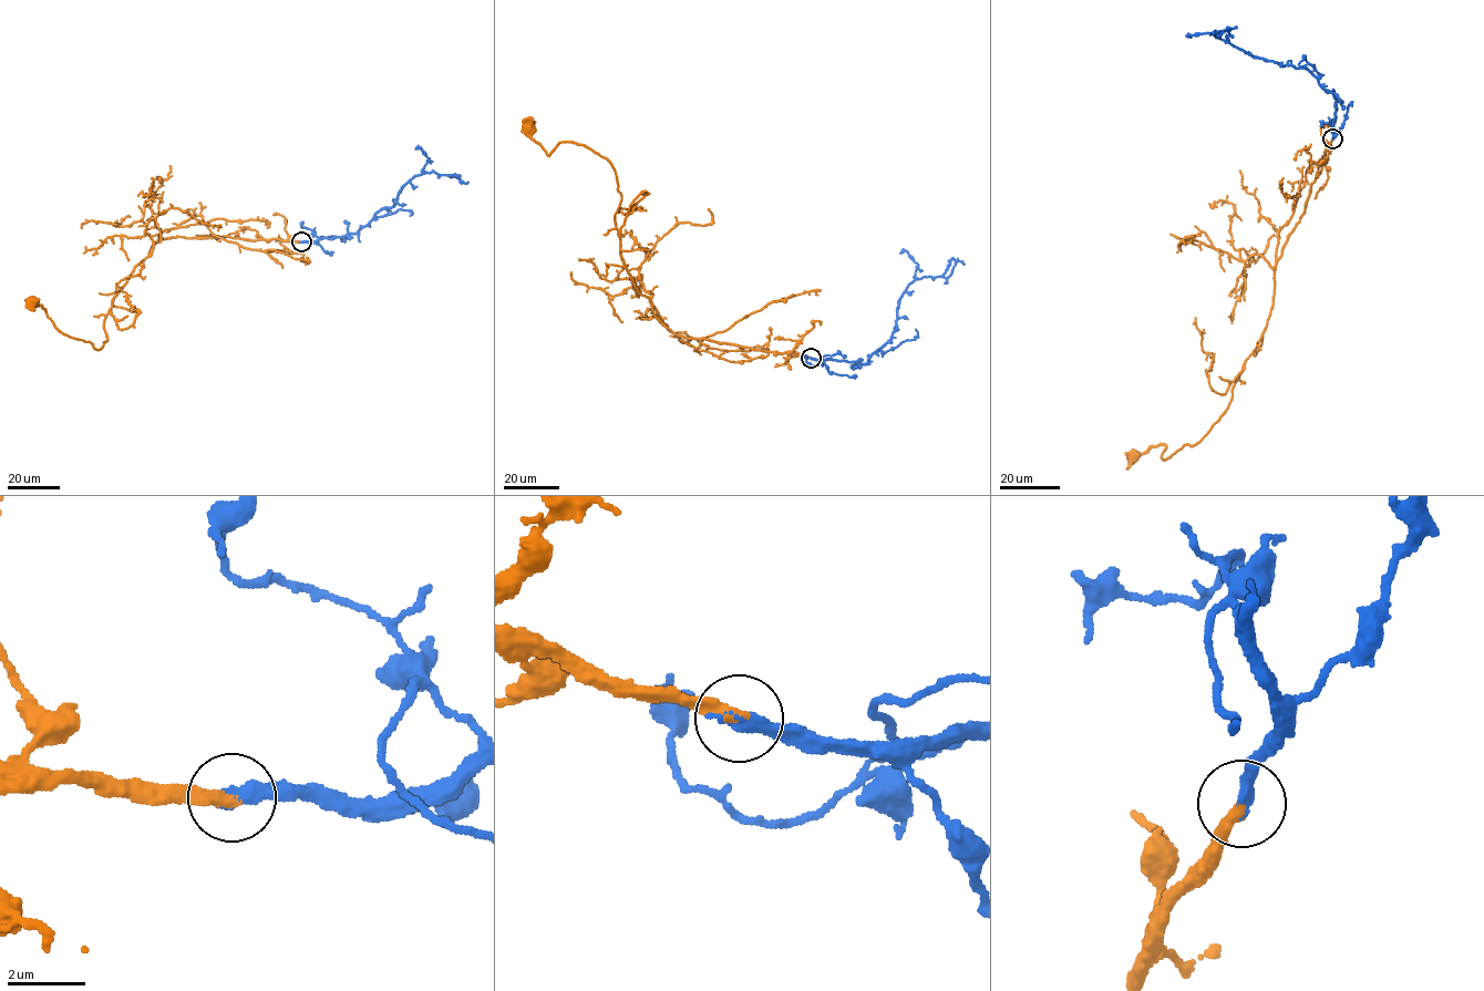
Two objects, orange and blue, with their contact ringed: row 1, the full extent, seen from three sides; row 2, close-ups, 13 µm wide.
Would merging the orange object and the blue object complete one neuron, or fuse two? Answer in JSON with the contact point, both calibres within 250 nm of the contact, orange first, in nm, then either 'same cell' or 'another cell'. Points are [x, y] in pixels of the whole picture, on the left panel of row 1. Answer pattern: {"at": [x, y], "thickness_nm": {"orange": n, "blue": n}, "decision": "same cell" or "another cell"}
{"at": [301, 241], "thickness_nm": {"orange": 340, "blue": 400}, "decision": "same cell"}

